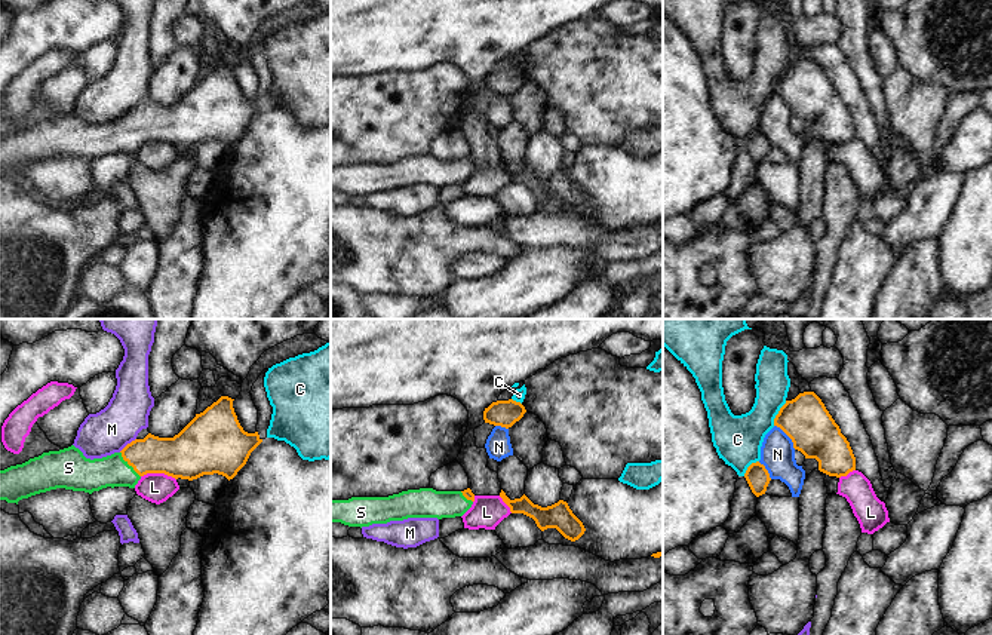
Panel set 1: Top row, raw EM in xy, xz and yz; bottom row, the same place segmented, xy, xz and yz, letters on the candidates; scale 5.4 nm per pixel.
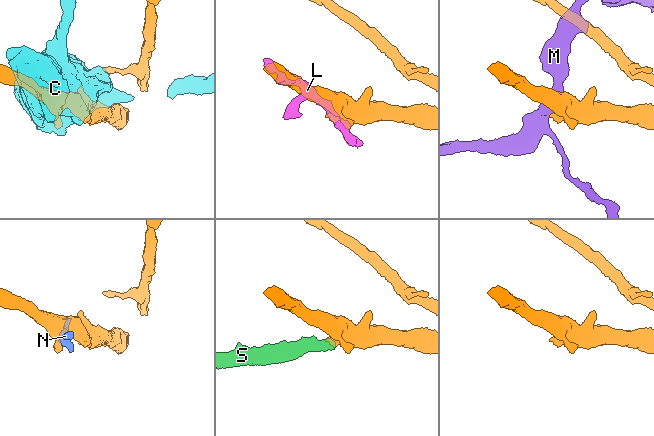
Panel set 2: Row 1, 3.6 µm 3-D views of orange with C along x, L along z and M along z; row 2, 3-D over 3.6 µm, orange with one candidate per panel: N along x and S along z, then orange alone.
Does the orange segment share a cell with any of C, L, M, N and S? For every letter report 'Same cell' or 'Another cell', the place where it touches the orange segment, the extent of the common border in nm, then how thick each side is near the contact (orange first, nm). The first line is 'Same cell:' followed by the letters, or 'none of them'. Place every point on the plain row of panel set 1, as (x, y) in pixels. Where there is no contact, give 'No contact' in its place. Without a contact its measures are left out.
Same cell: S
C: Another cell. Touches orange at yz (779, 80). Shared border 150 nm. Thickness 260 nm (orange) against 240 nm
L: Another cell. Touches orange at xy (159, 140). Shared border 190 nm. Thickness 280 nm (orange) against 160 nm
M: Another cell. Touches orange at xy (128, 112). Shared border 120 nm. Thickness 200 nm (orange) against 240 nm
N: Another cell. Touches orange at yz (788, 103). Shared border 180 nm. Thickness 260 nm (orange) against 190 nm
S: Same cell. Touches orange at xy (129, 132). Shared border 180 nm. Thickness 200 nm (orange) against 180 nm.

